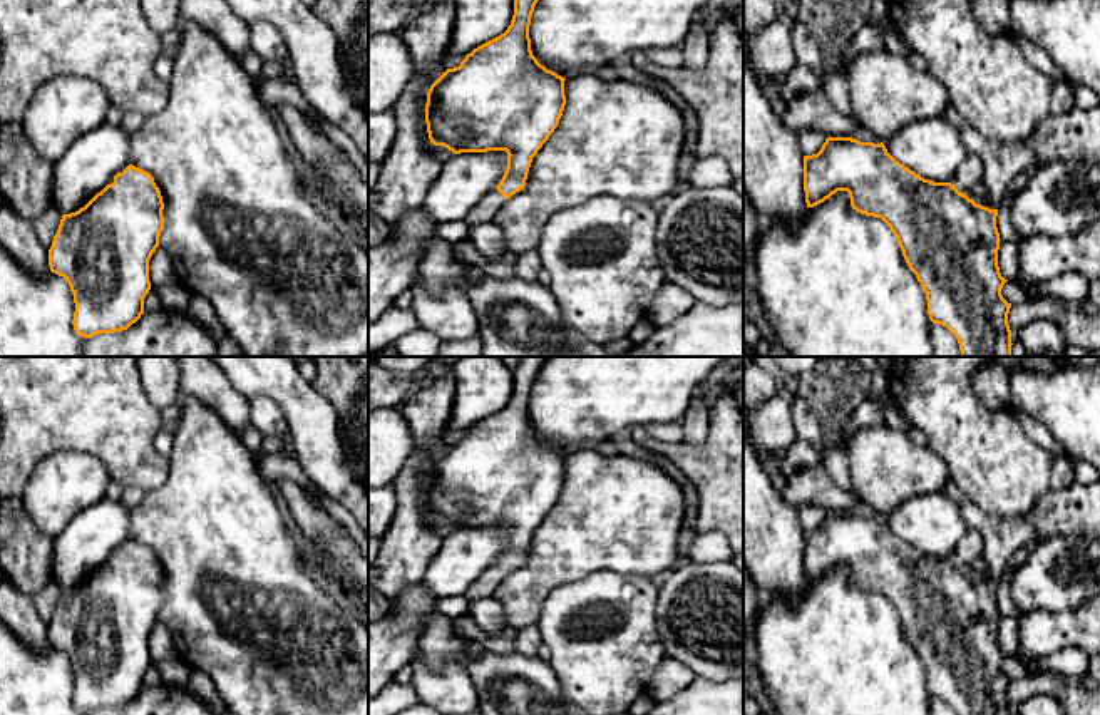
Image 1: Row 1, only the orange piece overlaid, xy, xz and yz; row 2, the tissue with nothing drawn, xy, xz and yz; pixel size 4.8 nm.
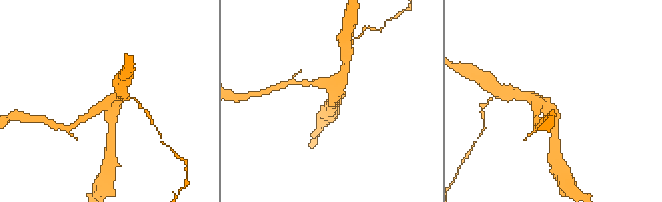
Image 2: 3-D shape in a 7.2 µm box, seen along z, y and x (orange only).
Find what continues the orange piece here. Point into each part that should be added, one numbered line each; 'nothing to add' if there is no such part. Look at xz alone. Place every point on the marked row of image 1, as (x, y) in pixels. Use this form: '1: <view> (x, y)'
1: xz (489, 205)

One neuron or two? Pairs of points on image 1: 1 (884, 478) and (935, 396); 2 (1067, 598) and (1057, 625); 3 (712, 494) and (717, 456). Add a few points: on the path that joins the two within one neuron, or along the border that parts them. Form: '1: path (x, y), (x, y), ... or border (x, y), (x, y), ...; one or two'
1: border (926, 446), (945, 462), (950, 478); two
2: border (1082, 603), (1074, 610), (1033, 610), (1023, 615); two
3: path (717, 484), (717, 466); one

